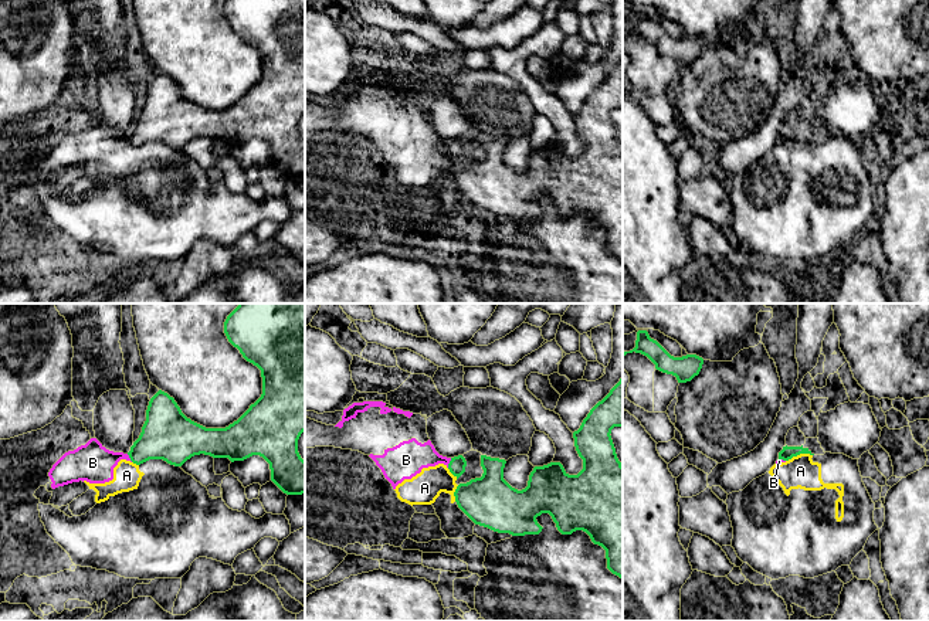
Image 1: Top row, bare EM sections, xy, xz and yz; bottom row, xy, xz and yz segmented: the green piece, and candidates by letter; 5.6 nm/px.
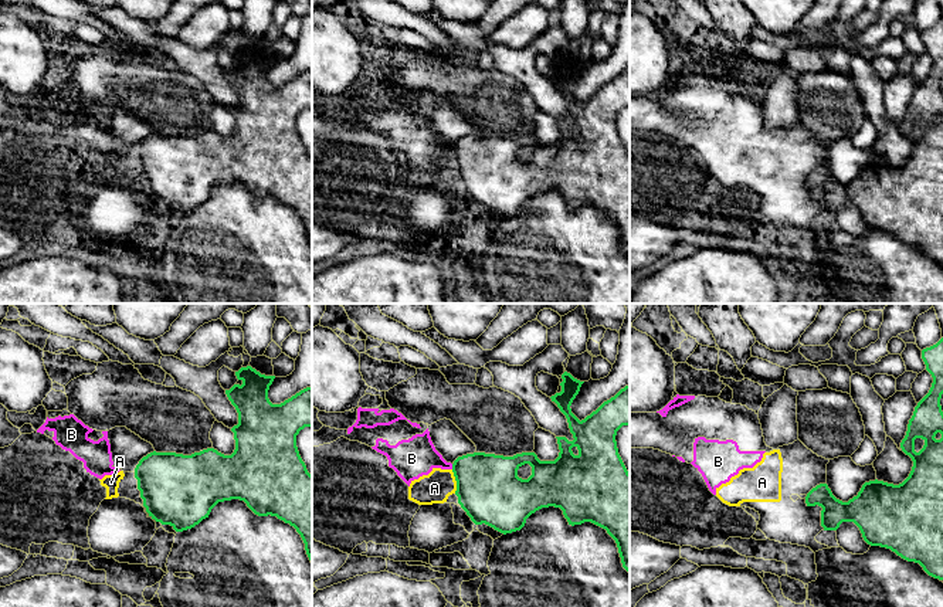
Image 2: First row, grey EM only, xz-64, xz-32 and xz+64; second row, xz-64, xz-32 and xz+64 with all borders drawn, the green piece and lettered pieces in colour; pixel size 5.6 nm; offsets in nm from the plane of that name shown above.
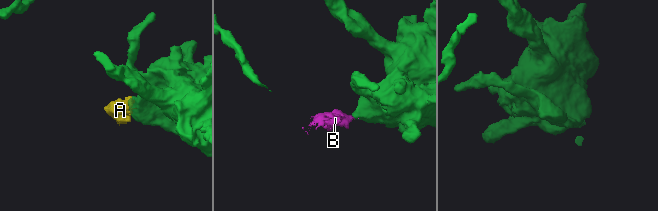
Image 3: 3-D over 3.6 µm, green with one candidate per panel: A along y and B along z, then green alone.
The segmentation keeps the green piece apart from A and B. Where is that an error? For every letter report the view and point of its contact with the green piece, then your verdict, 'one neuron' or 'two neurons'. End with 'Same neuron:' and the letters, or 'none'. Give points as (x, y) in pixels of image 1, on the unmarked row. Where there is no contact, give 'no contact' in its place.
A: yz (799, 136) | two neurons
B: xz (450, 145) | two neurons
Same neuron: none

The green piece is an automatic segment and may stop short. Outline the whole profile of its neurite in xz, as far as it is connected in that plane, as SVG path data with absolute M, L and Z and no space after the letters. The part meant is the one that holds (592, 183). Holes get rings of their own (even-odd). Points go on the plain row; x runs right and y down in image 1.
M623 60L573 115L576 133L583 142L577 157L569 157L560 145L550 145L535 149L528 169L518 173L504 162L505 142L481 138L482 159L460 166L455 184L475 207L512 218L539 217L543 210L536 200L549 196L562 217L586 214L606 233L607 251L623 261L623 147L610 118L614 109L623 109Z

